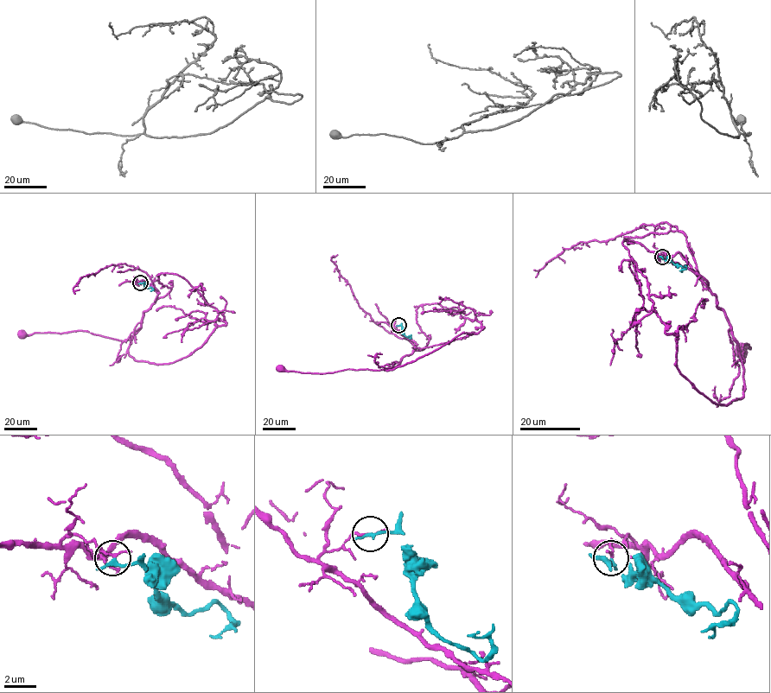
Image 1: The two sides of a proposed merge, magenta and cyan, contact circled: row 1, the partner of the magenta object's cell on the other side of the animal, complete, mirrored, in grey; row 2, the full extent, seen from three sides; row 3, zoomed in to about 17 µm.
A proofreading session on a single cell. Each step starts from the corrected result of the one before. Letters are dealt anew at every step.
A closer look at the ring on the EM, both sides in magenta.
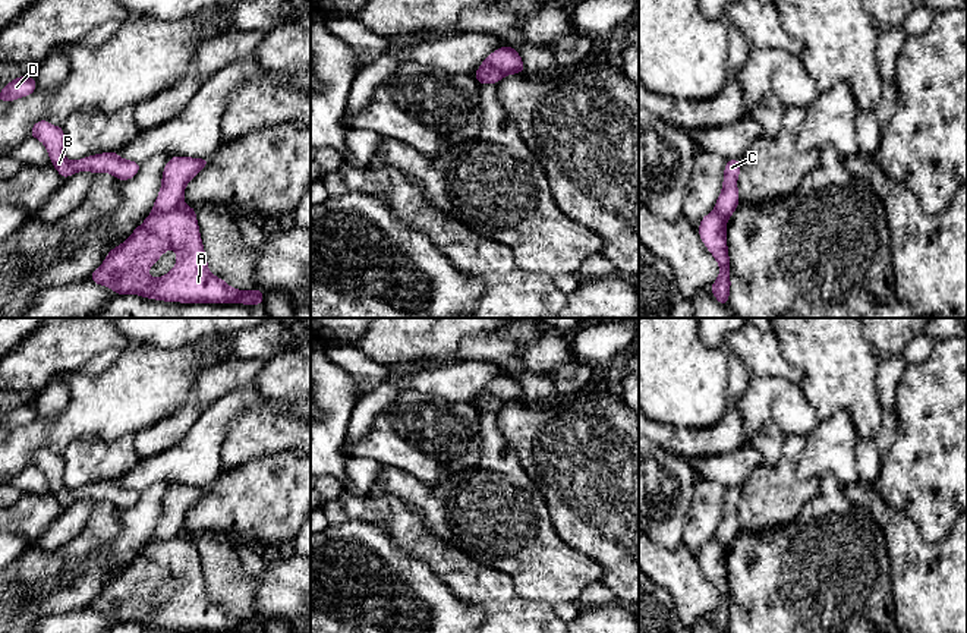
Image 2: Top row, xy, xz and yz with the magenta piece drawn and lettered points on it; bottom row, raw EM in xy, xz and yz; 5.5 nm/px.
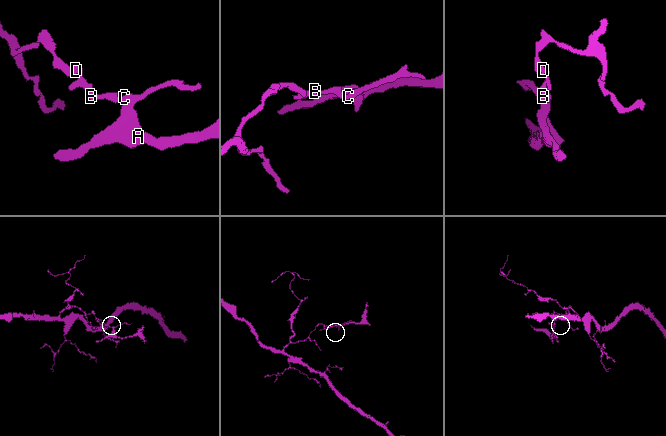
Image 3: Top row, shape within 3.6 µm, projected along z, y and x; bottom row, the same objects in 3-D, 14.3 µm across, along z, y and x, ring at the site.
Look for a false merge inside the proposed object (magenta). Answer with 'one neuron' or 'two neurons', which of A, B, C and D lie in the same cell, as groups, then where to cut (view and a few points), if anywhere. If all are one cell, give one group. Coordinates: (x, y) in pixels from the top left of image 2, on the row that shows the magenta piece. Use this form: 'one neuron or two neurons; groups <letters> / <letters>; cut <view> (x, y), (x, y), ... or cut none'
two neurons; groups A / B C D; cut xy (182, 202), (172, 210), (151, 213)

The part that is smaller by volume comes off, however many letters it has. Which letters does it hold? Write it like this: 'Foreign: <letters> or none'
Foreign: A

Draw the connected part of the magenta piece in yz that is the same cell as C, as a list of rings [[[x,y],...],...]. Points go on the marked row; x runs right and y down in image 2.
[[[740,160],[725,161],[722,190],[715,204],[715,212],[728,220],[740,205],[737,179],[741,169]]]

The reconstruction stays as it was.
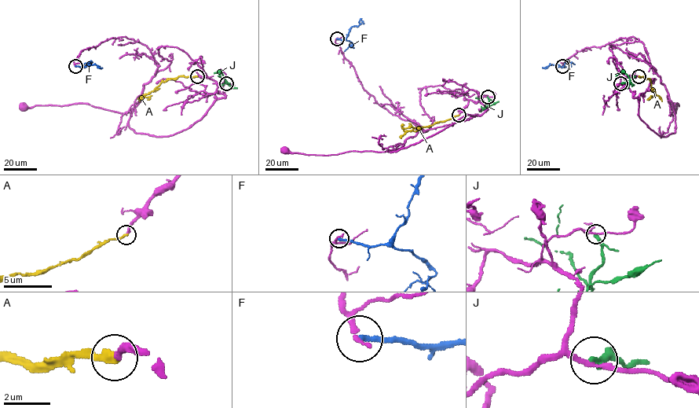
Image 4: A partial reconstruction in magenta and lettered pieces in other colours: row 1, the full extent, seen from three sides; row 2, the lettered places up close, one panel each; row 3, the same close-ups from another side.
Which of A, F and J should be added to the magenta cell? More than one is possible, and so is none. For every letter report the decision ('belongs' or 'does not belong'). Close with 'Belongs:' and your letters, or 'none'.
A: belongs
F: does not belong
J: does not belong
Belongs: A

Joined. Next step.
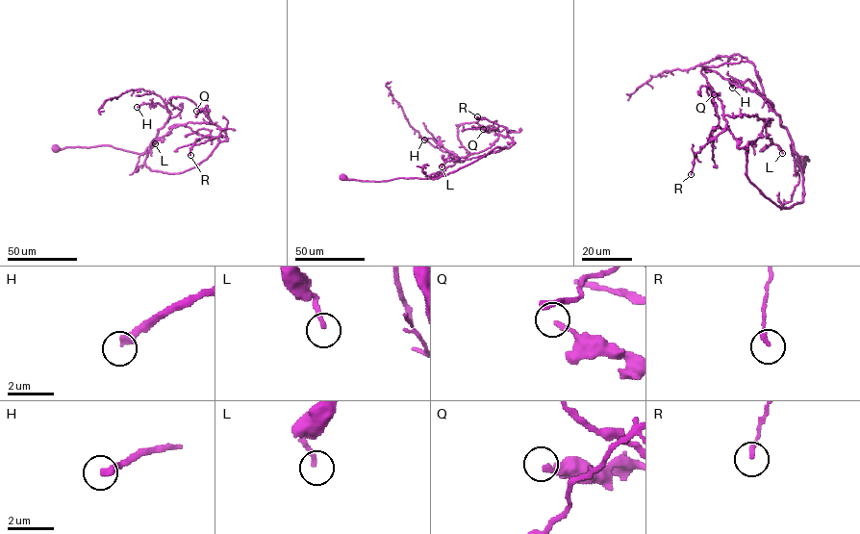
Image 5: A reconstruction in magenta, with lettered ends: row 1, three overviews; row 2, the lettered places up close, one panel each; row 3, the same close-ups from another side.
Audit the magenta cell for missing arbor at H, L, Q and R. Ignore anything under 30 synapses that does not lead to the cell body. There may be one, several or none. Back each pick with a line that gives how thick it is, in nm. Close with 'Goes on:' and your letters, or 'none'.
Goes on: none

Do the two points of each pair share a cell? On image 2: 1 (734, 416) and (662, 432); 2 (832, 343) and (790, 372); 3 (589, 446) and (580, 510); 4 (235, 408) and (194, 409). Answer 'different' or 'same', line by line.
1: same
2: different
3: same
4: different

